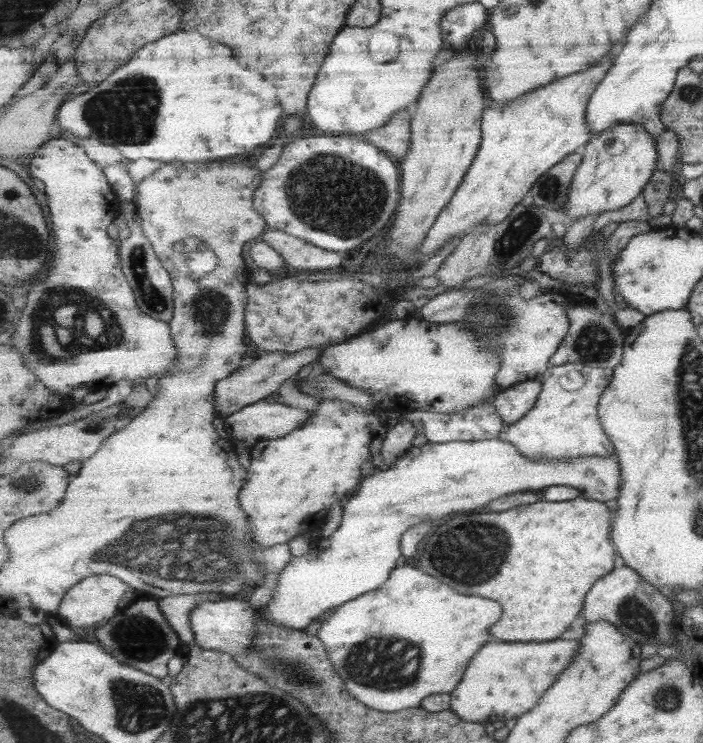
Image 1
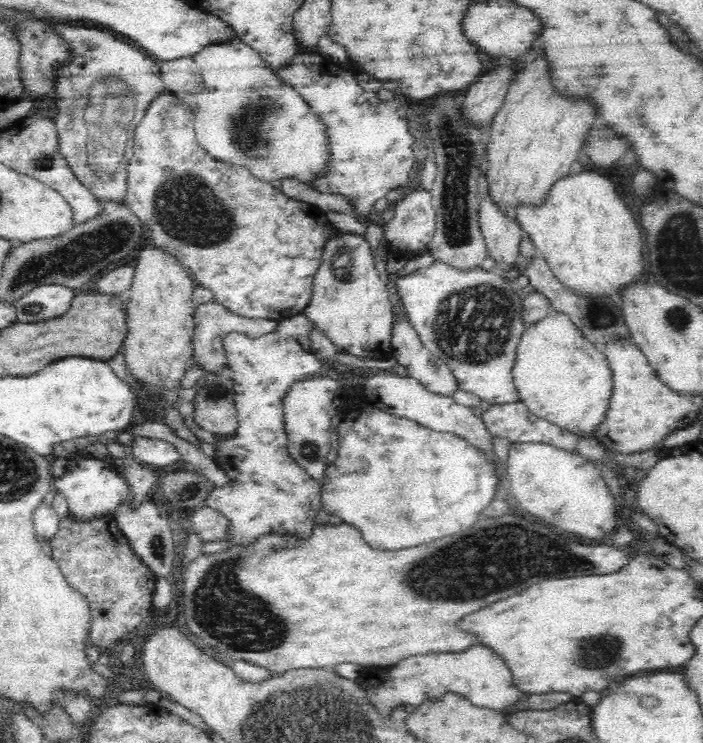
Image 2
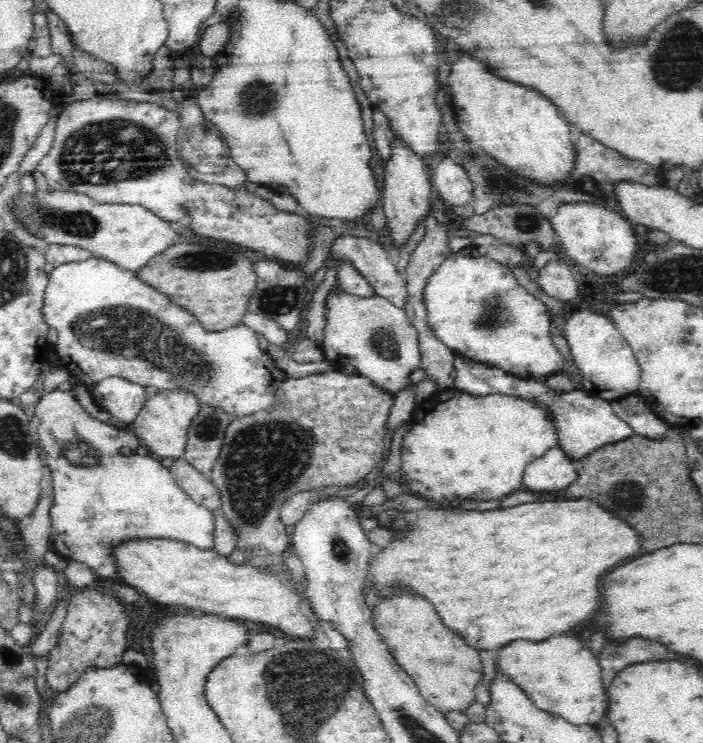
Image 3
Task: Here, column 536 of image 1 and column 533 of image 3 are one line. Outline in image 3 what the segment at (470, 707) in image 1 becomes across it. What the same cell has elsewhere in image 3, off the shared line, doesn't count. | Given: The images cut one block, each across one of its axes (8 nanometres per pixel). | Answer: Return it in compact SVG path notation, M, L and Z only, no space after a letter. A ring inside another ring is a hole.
M554 635L542 642L512 641L504 645L496 660L499 670L526 695L532 706L542 712L559 716L570 724L596 724L608 714L607 694L600 678L598 660L592 656L588 641L581 637Z

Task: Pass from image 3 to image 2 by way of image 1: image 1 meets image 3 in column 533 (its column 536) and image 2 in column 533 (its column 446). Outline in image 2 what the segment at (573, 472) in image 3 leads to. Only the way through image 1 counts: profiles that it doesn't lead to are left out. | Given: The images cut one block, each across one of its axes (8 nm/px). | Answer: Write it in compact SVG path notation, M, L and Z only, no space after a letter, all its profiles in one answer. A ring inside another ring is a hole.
M512 442L506 462L505 474L515 504L518 508L522 508L520 514L528 512L530 516L536 516L538 520L542 520L544 524L556 530L564 530L572 538L578 538L584 542L598 542L618 528L616 516L619 511L615 507L615 499L606 486L602 472L590 462L590 459L577 452L556 448L556 446L542 442Z

